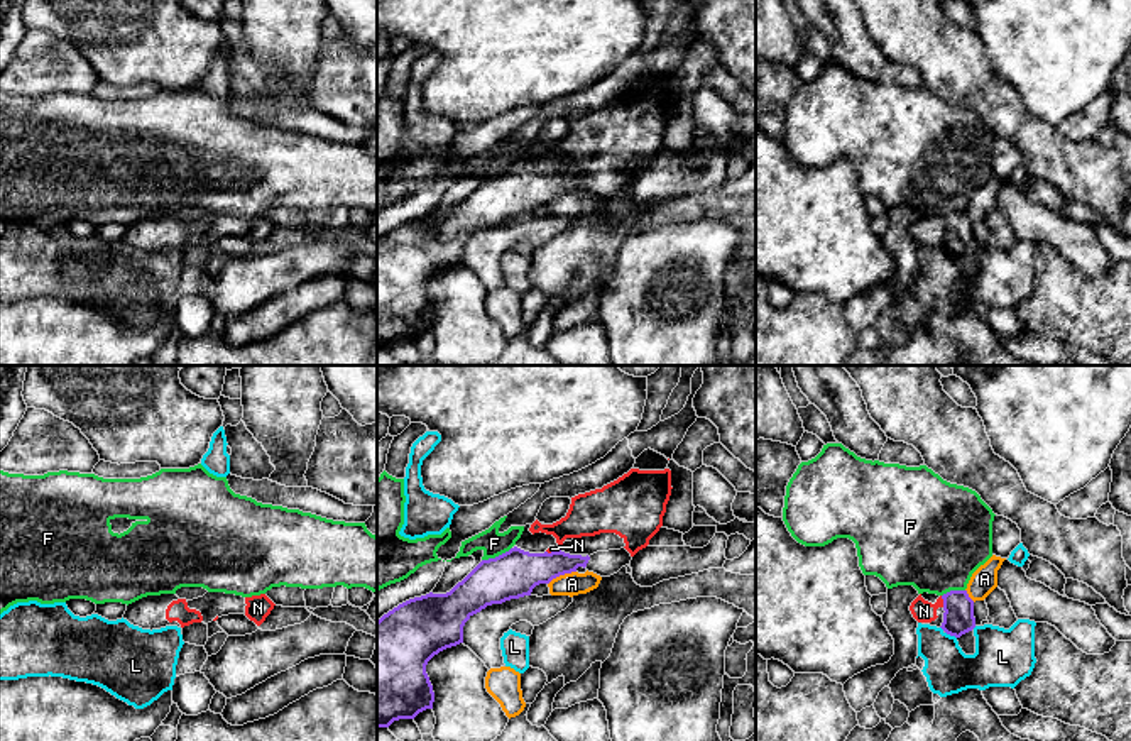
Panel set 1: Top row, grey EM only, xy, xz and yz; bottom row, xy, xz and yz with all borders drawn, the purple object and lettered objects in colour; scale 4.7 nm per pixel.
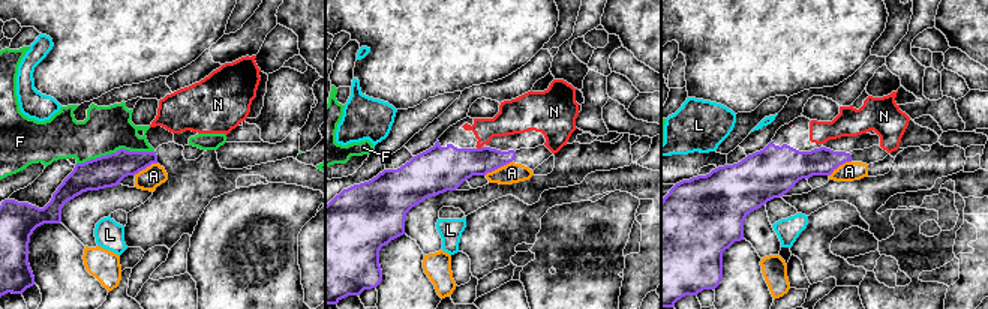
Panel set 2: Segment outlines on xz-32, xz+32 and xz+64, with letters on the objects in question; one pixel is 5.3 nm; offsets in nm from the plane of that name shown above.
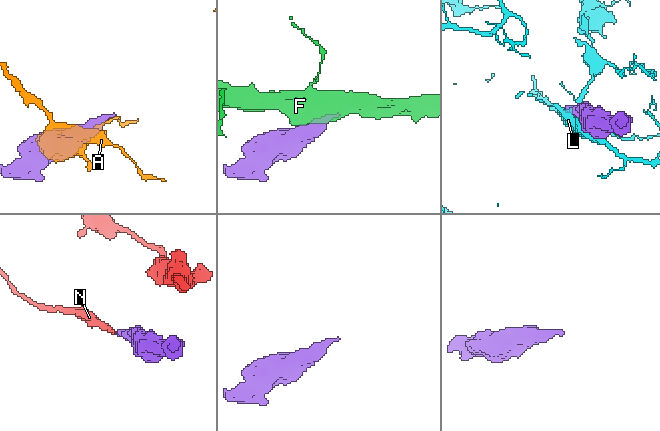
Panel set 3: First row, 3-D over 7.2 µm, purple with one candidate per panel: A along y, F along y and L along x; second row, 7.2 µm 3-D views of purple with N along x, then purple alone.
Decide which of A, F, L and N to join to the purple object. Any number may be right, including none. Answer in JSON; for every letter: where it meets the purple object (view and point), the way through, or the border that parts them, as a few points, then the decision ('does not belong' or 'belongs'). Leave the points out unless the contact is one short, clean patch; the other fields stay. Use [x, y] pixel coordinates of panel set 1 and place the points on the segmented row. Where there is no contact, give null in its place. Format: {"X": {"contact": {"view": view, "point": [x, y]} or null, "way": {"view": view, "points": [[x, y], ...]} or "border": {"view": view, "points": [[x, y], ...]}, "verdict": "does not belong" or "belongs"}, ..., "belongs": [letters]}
{"A": {"contact": {"view": "xz", "point": [562, 574]}, "border": {"view": "xz", "points": [[575, 570], [560, 574], [548, 584]]}, "verdict": "does not belong"}, "F": {"contact": {"view": "xz", "point": [496, 557]}, "border": {"view": "xz", "points": [[511, 547], [482, 560]]}, "verdict": "does not belong"}, "L": {"contact": {"view": "yz", "point": [949, 633]}, "verdict": "does not belong"}, "N": {"contact": {"view": "yz", "point": [944, 601]}, "way": {"view": "yz", "points": [[959, 618], [944, 601], [923, 611]]}, "verdict": "belongs"}, "belongs": ["N"]}

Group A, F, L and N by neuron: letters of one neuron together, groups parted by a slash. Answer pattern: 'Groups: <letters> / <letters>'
Groups: A / F / L / N

